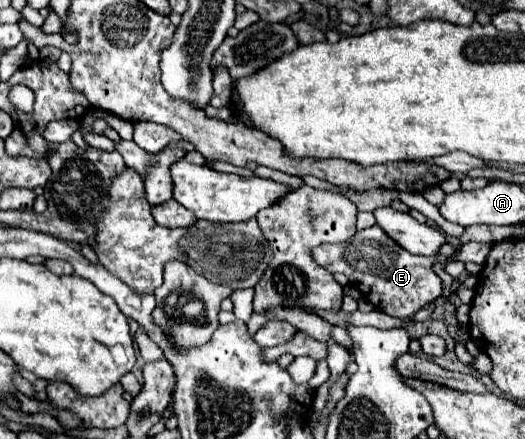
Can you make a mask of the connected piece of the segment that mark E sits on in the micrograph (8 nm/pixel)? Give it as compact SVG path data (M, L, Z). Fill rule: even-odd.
M378 225L358 231L348 243L326 243L312 251L314 261L326 267L330 273L344 273L350 285L358 287L372 305L392 317L412 317L426 303L434 301L442 293L442 281L434 273L434 257L418 257L402 249L392 241Z

